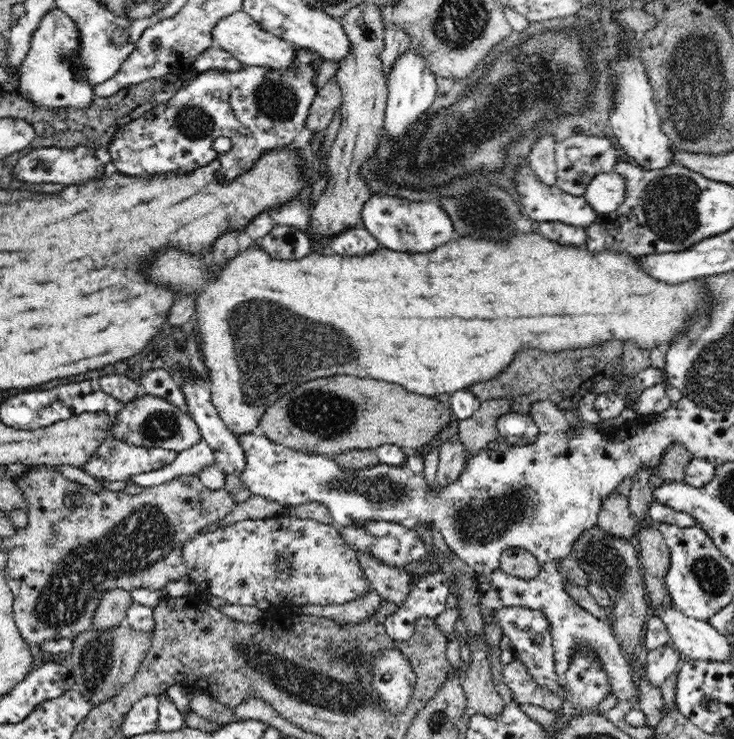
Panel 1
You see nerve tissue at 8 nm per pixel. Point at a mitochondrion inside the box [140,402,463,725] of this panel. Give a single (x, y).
(327, 679)

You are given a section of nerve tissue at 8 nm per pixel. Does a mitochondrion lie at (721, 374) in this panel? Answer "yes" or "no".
yes

